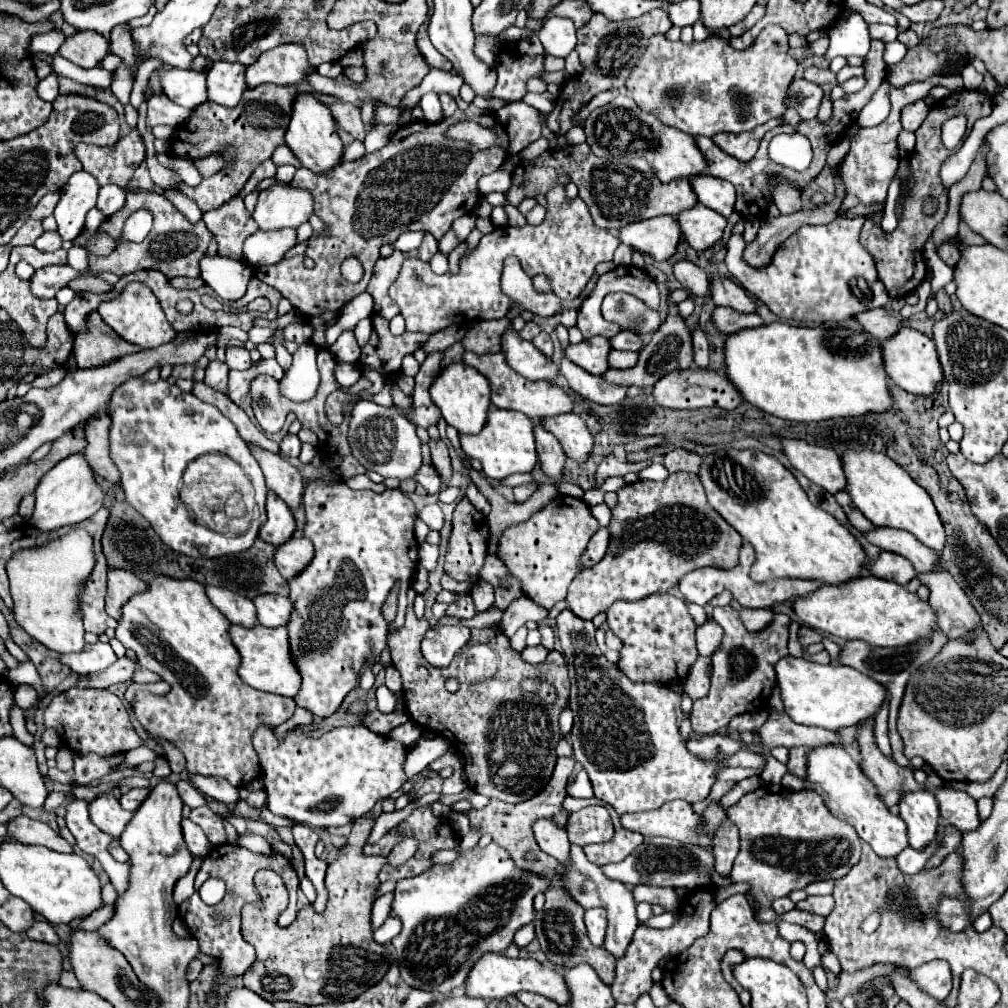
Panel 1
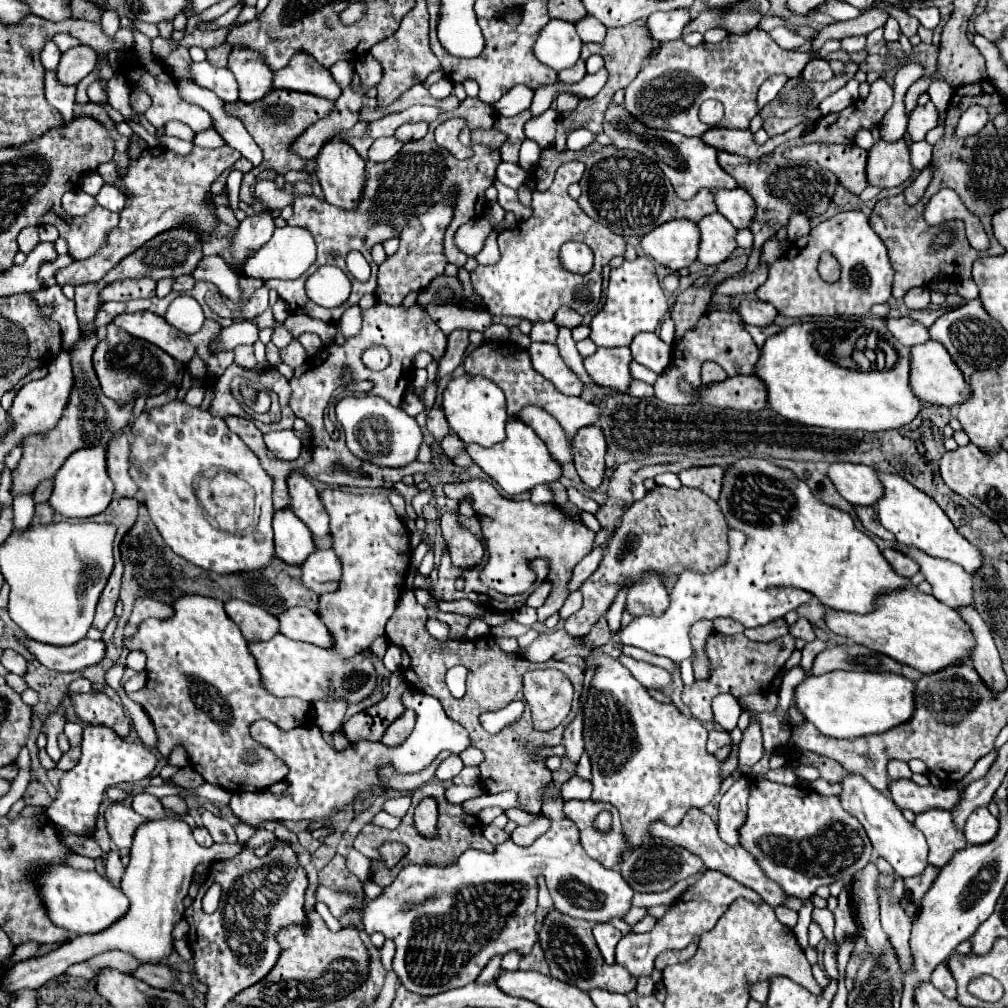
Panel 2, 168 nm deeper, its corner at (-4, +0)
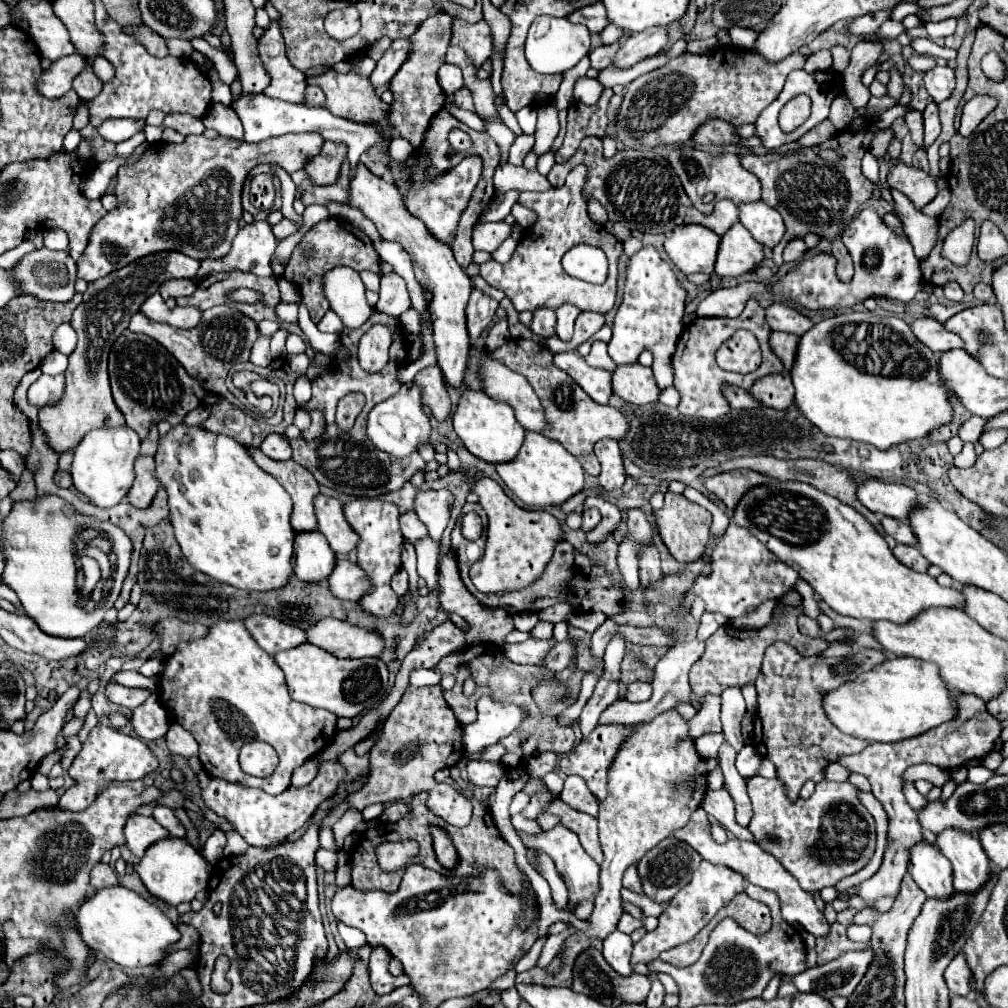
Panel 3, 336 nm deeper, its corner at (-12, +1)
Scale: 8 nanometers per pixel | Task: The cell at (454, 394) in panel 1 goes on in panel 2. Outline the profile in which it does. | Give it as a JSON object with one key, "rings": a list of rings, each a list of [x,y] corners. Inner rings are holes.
{"rings":[[[468,374],[454,378],[448,382],[444,390],[442,410],[450,424],[450,430],[464,442],[464,444],[480,444],[480,446],[494,446],[504,442],[506,438],[506,398],[504,392],[486,378],[470,378]]]}

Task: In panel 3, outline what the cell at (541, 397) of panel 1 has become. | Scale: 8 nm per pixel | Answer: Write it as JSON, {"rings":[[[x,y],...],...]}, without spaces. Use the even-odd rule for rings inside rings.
{"rings":[[[508,339],[502,347],[492,351],[490,357],[528,379],[528,383],[534,387],[536,395],[542,401],[548,423],[552,425],[546,435],[562,443],[580,461],[586,473],[598,475],[600,463],[596,461],[596,455],[592,451],[594,443],[598,439],[622,439],[628,431],[628,419],[618,409],[592,401],[580,385],[576,385],[564,371],[552,365],[552,351],[544,345],[538,345],[530,339]]]}

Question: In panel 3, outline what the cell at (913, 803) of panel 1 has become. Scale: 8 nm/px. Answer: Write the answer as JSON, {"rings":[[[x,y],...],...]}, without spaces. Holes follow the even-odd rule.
{"rings":[[[944,829],[944,833],[938,833],[936,845],[952,863],[956,891],[974,893],[984,887],[990,877],[992,863],[974,833],[960,833],[960,829]]]}

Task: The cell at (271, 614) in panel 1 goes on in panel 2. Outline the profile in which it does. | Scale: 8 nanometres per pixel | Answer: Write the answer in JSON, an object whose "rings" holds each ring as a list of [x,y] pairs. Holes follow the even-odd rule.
{"rings":[[[292,608],[284,610],[284,614],[278,618],[280,620],[280,632],[288,638],[308,642],[320,648],[332,648],[334,640],[322,622],[322,618],[310,610],[310,608]]]}

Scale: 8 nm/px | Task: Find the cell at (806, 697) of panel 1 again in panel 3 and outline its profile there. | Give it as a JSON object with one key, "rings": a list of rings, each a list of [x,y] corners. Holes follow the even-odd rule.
{"rings":[[[912,657],[888,659],[862,673],[862,679],[846,681],[840,689],[824,693],[822,709],[842,733],[884,743],[916,737],[956,715],[956,705],[938,675],[938,667]]]}

